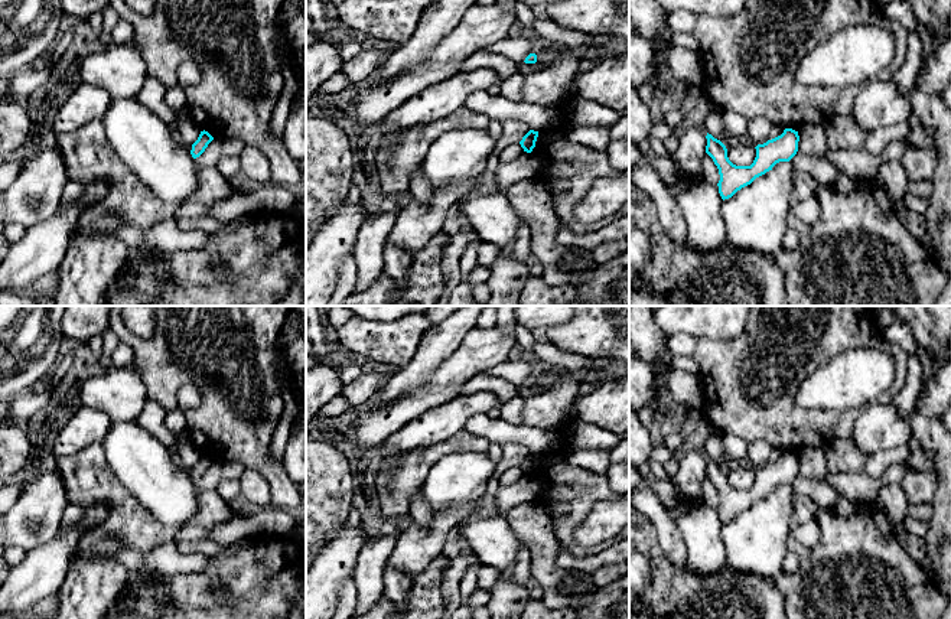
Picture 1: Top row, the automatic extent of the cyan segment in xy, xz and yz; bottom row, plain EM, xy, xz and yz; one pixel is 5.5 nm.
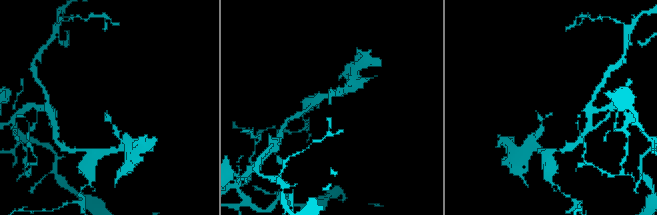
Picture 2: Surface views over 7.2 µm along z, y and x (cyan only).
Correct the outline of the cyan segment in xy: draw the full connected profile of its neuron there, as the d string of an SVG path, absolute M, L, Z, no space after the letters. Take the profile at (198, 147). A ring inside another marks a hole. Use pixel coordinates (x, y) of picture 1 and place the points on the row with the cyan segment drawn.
M201 131L198 140L192 144L190 154L193 159L199 157L208 144L214 140L214 137L208 131Z

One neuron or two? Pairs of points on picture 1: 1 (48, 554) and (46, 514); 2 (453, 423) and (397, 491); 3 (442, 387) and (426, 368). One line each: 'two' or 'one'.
1: two
2: two
3: two

